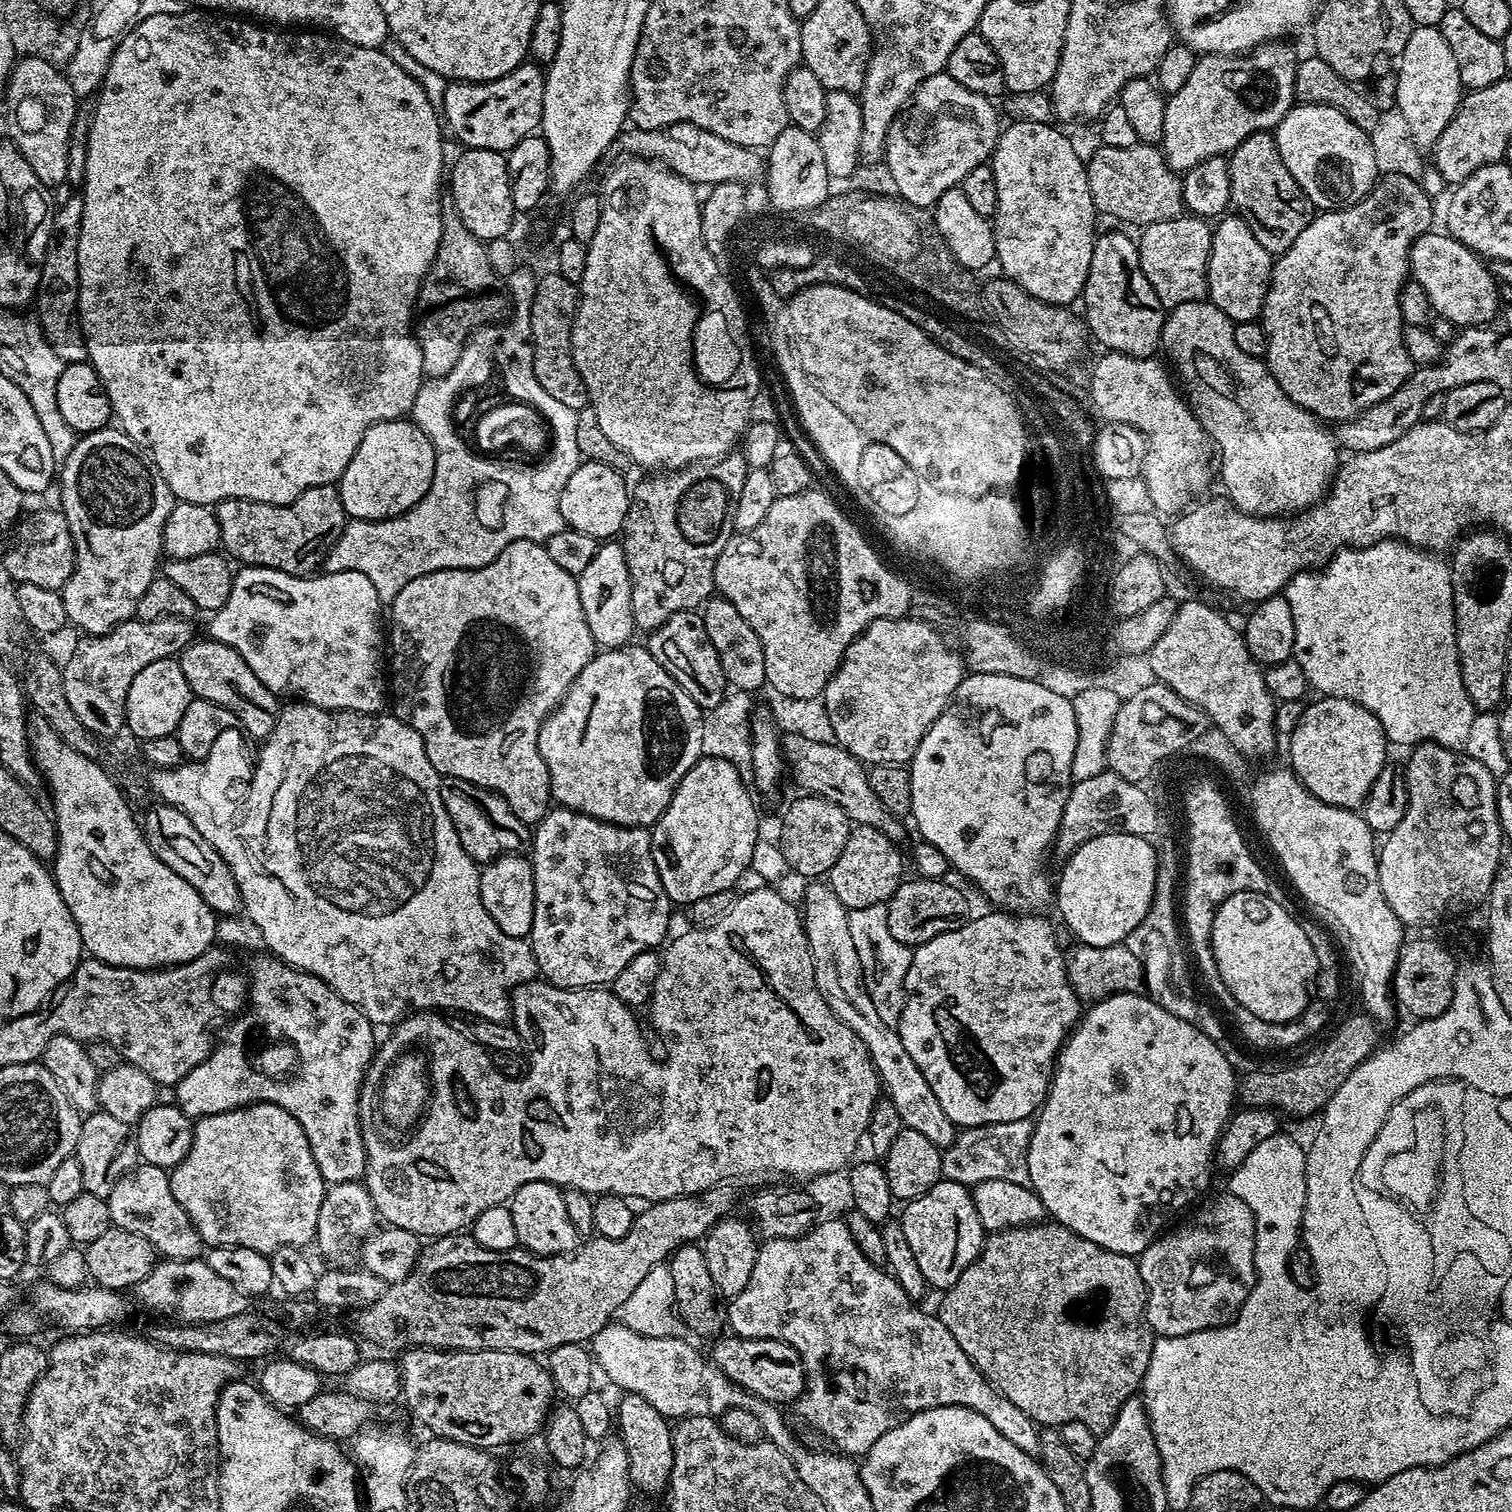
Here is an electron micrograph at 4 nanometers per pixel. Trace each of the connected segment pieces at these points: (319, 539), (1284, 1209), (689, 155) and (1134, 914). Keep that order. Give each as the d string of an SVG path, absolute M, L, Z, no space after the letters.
M336 484L308 488L289 504L223 500L215 505L214 511L220 531L220 548L233 561L241 560L241 565L254 568L273 568L291 576L315 573L350 519L342 506L340 489Z
M1277 1134L1250 1150L1242 1166L1231 1169L1227 1191L1242 1198L1254 1214L1254 1266L1256 1278L1283 1276L1296 1248L1302 1244L1306 1206L1306 1152L1292 1136Z
M677 125L675 128L654 131L632 126L621 131L617 143L621 155L660 163L694 186L701 186L700 184L711 186L726 181L736 181L738 184L748 186L751 185L751 180L756 180L759 176L761 179L766 172L765 161L757 149L738 146L728 139L692 125Z
M1102 834L1098 838L1090 838L1077 852L1063 861L1060 881L1054 884L1054 908L1060 911L1062 924L1072 932L1080 944L1090 946L1114 946L1122 944L1125 938L1146 918L1152 905L1156 889L1156 861L1158 852L1152 849L1153 841L1147 836L1134 834Z

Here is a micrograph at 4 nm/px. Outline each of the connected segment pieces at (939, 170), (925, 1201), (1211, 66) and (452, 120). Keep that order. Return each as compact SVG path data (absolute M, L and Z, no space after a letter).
M947 71L926 78L916 87L915 94L902 113L902 119L890 126L884 147L883 163L888 164L888 172L892 175L892 184L897 188L895 191L899 199L919 208L931 209L936 199L946 190L961 184L974 166L989 163L992 151L996 148L996 139L1002 131L1002 123L996 117L997 105L995 108L992 104L995 103L989 97L974 94L974 90L966 90L966 86L954 82Z
M941 1178L935 1186L926 1190L926 1194L907 1201L903 1208L904 1216L901 1215L899 1221L906 1234L906 1242L910 1242L910 1251L918 1261L918 1270L926 1274L928 1283L933 1289L946 1290L954 1282L958 1282L962 1270L969 1268L984 1249L986 1233L982 1226L982 1218L978 1218L978 1210L972 1201L971 1191L963 1184Z
M1284 42L1260 44L1243 54L1201 55L1194 70L1190 70L1190 78L1186 78L1186 86L1167 97L1162 151L1166 162L1177 174L1189 172L1206 158L1231 153L1250 134L1275 129L1285 114L1294 107L1294 78L1298 55L1290 45L1280 43Z
M525 62L497 80L484 80L481 84L449 83L442 109L447 131L452 131L465 149L481 148L507 154L522 138L533 135L541 127L545 75L539 63Z

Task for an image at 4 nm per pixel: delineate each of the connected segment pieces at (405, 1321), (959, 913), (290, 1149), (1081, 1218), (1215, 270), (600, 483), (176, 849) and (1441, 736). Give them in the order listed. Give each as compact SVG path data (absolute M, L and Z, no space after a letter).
M732 1186L709 1188L707 1192L699 1196L679 1196L673 1200L658 1200L649 1203L645 1207L648 1208L645 1212L637 1211L635 1213L632 1221L632 1229L630 1230L630 1234L626 1234L626 1238L606 1238L605 1236L588 1238L581 1243L575 1252L569 1252L566 1256L536 1256L533 1252L529 1252L519 1246L512 1248L508 1252L486 1250L482 1246L478 1246L478 1242L468 1234L456 1234L451 1238L433 1239L429 1243L432 1245L429 1248L427 1245L421 1251L420 1257L416 1259L414 1270L410 1270L410 1274L405 1280L399 1280L397 1284L391 1285L376 1302L368 1307L359 1309L355 1313L357 1332L355 1332L355 1335L361 1341L369 1340L372 1344L381 1344L384 1348L400 1348L399 1350L431 1348L433 1350L451 1350L453 1352L480 1352L484 1348L493 1348L494 1350L502 1350L503 1352L544 1354L549 1349L565 1346L566 1343L583 1345L585 1342L591 1341L592 1337L596 1336L598 1330L609 1324L609 1317L611 1316L608 1315L611 1312L612 1314L619 1313L620 1307L630 1297L630 1294L633 1294L634 1290L637 1289L642 1278L645 1278L646 1274L649 1274L650 1270L654 1269L654 1266L665 1263L680 1245L703 1241L709 1230L725 1214L728 1214L728 1211L736 1204L736 1192L734 1189L728 1187Z
M919 878L905 879L894 890L894 894L886 905L886 926L898 942L915 946L930 942L930 938L938 938L938 934L946 934L950 930L958 930L970 919L968 900L947 879L921 880Z
M249 1104L218 1114L199 1117L192 1125L192 1141L188 1153L175 1168L168 1181L178 1206L186 1210L196 1233L208 1248L246 1246L271 1254L279 1247L303 1249L316 1239L318 1210L326 1182L314 1162L310 1142L294 1114L277 1104Z
M1123 992L1117 996L1107 996L1105 1000L1097 1000L1092 1008L1081 1015L1071 1036L1064 1041L1060 1055L1056 1058L1056 1071L1052 1074L1052 1087L1034 1120L1030 1146L1028 1147L1028 1169L1030 1170L1030 1187L1044 1203L1045 1213L1055 1223L1074 1230L1082 1238L1090 1238L1090 1242L1098 1242L1106 1250L1114 1250L1118 1254L1126 1254L1133 1258L1156 1241L1156 1237L1165 1231L1168 1219L1175 1212L1180 1212L1204 1187L1214 1173L1214 1153L1216 1143L1233 1115L1232 1100L1238 1096L1238 1072L1232 1069L1224 1052L1207 1036L1203 1027L1186 1022L1161 1004L1144 994Z
M1225 215L1219 221L1221 224L1215 225L1212 234L1212 249L1208 259L1208 296L1211 303L1216 304L1218 310L1222 310L1233 322L1256 320L1264 310L1274 256L1264 249L1258 238L1254 238L1239 215L1231 215Z
M584 460L580 463L578 470L570 474L566 490L562 490L560 509L565 525L582 534L590 534L590 538L598 542L608 542L619 537L624 531L630 499L630 484L624 481L624 475L621 469L611 468L602 462Z
M156 802L142 816L142 827L150 850L154 850L154 854L162 862L166 862L166 866L170 866L170 870L174 870L178 878L186 878L186 882L190 882L190 886L194 886L194 890L202 894L206 906L210 906L213 912L232 914L241 907L240 891L234 882L230 866L220 857L218 850L214 850L214 846L210 846L210 842L206 842L202 834L198 834L194 822L190 822L190 818L182 814L182 810L172 804Z
M1380 540L1370 547L1339 550L1320 573L1305 570L1292 576L1282 590L1282 595L1290 608L1293 621L1294 659L1302 666L1309 685L1313 689L1317 688L1320 691L1317 693L1321 697L1337 696L1346 698L1351 704L1360 704L1367 712L1374 714L1377 725L1391 743L1393 740L1396 744L1415 746L1428 741L1441 744L1442 747L1460 750L1465 747L1467 735L1470 734L1471 724L1478 715L1478 710L1473 707L1466 694L1466 688L1462 686L1460 659L1456 645L1456 609L1453 606L1452 575L1449 565L1441 560L1443 560L1441 557L1426 550L1414 548L1403 541Z

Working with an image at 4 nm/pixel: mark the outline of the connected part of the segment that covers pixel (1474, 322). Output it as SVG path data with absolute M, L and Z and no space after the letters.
M1429 230L1424 235L1419 236L1408 254L1411 279L1416 280L1430 298L1433 313L1437 317L1445 316L1450 323L1456 324L1455 326L1483 326L1495 320L1502 300L1496 297L1498 284L1491 271L1486 267L1485 261L1450 234L1436 231Z

